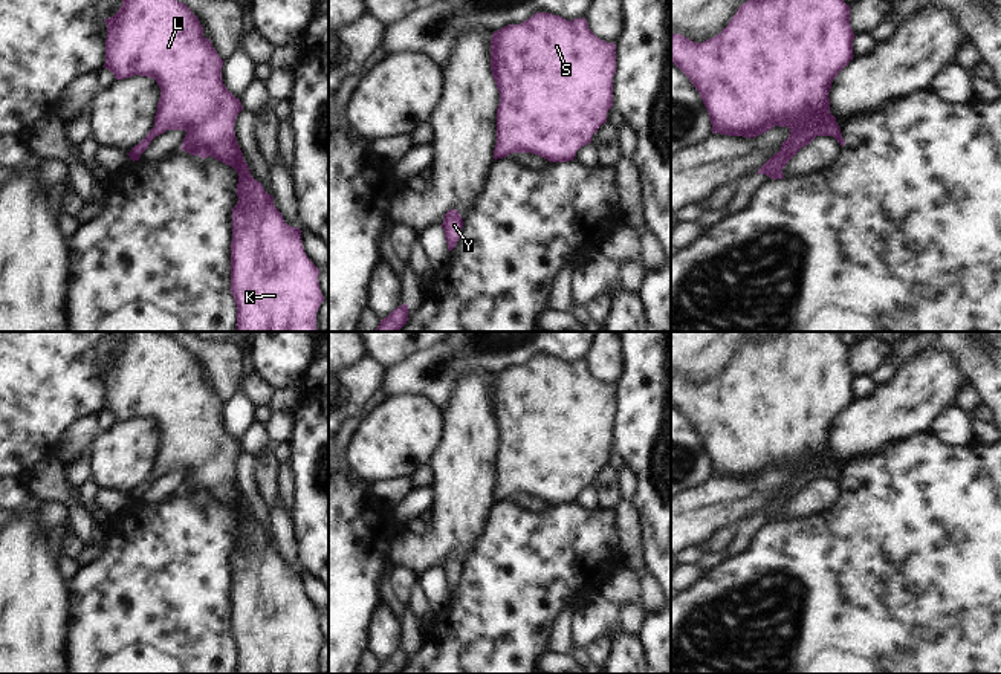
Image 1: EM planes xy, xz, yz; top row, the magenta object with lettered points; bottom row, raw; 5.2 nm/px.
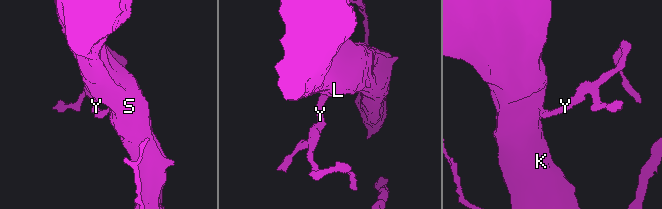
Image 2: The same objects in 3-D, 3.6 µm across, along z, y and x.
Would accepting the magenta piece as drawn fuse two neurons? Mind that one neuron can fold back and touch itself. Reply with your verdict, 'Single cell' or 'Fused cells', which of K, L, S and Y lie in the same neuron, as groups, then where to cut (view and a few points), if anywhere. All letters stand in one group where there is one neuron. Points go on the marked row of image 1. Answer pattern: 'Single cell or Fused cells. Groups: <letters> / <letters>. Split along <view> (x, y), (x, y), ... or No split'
Single cell. Groups: K L S Y. No split.

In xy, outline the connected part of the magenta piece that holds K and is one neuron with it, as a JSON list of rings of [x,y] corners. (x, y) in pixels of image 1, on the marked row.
[[[122,0],[119,11],[104,20],[107,24],[105,64],[116,79],[134,75],[153,78],[160,87],[160,99],[154,116],[154,127],[131,148],[130,159],[139,160],[150,142],[167,130],[185,130],[182,150],[200,156],[211,156],[238,173],[238,202],[232,208],[232,241],[231,241],[231,293],[237,306],[237,332],[319,332],[316,329],[316,312],[324,301],[319,290],[319,269],[309,260],[301,241],[301,229],[289,226],[274,205],[274,197],[263,185],[251,176],[249,167],[237,144],[234,125],[237,115],[243,110],[237,99],[223,84],[223,60],[212,47],[209,38],[203,37],[203,28],[191,9],[177,0]]]

